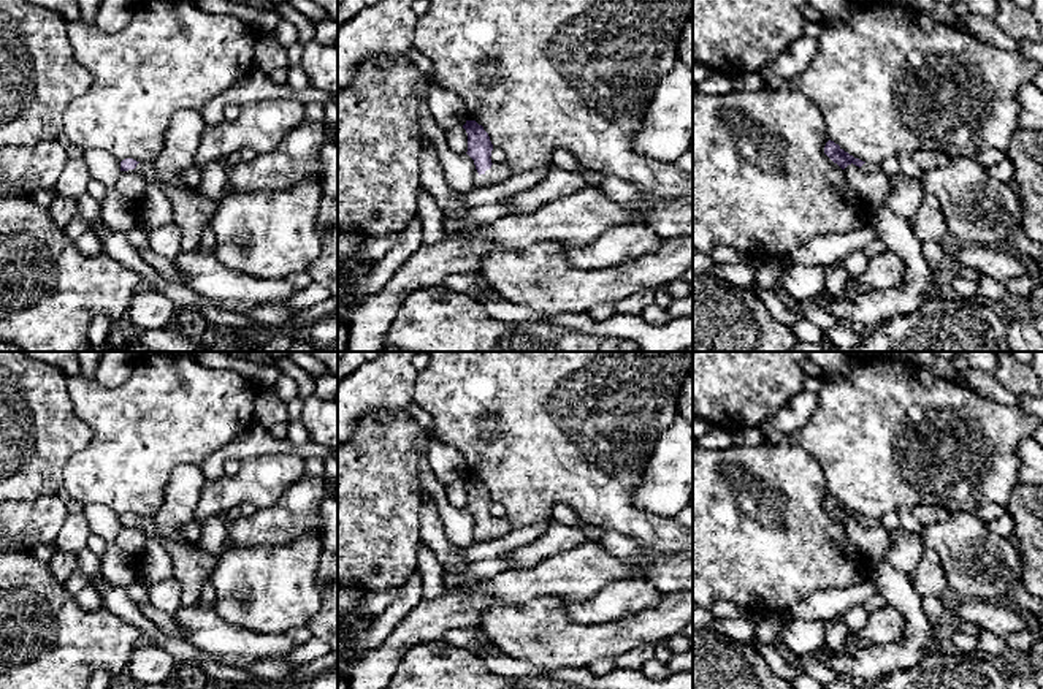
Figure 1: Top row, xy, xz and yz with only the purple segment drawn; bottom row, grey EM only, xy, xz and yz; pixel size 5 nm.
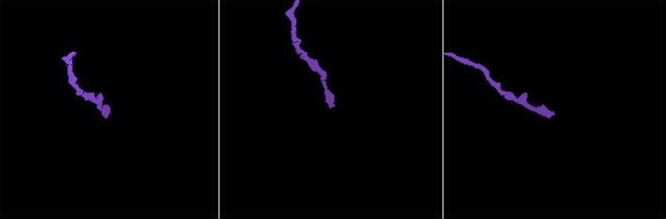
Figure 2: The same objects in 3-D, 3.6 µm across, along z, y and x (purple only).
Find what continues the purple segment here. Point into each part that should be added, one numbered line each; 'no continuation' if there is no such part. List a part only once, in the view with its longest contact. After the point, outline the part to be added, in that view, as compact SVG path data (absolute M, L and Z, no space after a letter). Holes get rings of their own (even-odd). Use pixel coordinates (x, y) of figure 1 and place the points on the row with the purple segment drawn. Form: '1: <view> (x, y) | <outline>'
1: xz (500, 171) | M495 163L485 171L488 182L504 182L514 176L512 169L506 163Z

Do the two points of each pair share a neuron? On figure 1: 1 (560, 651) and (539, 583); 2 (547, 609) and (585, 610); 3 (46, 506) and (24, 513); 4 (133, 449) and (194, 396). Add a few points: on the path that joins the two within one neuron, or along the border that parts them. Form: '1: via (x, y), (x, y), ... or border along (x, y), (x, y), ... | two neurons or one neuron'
1: border along (561, 599), (538, 596), (523, 602), (506, 604) | two neurons
2: border along (560, 601), (573, 621), (596, 623) | two neurons
3: via (42, 510), (29, 513) | one neuron
4: via (148, 434), (171, 411), (179, 411) | one neuron

